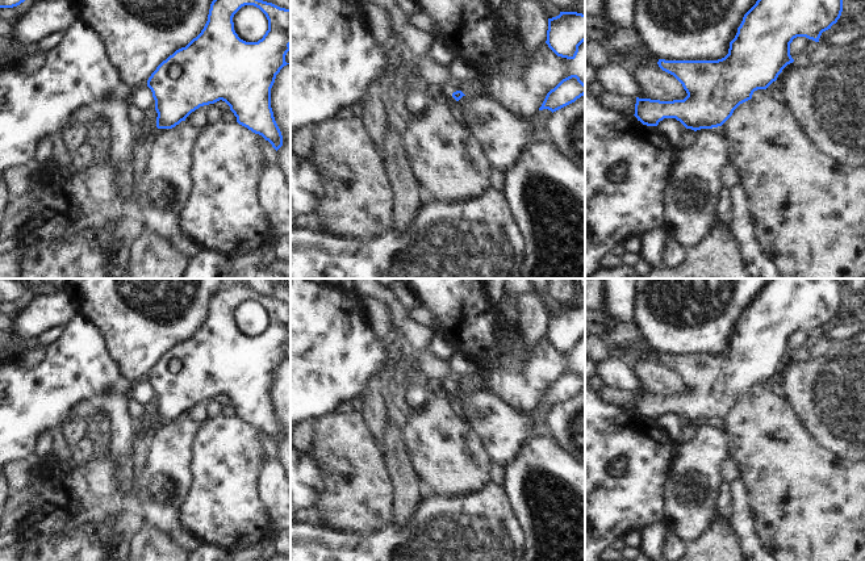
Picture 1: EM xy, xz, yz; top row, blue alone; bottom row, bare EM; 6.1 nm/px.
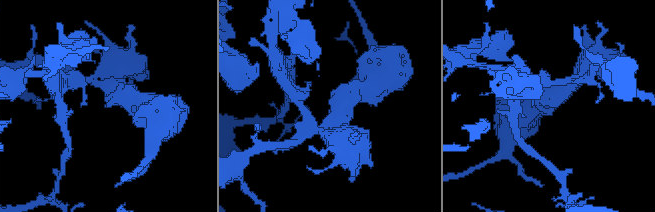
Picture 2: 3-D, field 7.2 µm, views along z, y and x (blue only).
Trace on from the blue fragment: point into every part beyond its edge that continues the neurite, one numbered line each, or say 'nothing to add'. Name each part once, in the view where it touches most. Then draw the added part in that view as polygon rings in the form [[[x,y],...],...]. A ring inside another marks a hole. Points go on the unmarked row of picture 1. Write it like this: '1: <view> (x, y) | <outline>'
nothing to add

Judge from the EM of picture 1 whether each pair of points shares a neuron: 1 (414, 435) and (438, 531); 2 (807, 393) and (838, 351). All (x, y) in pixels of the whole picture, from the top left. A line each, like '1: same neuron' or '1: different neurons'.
1: different neurons
2: same neuron

